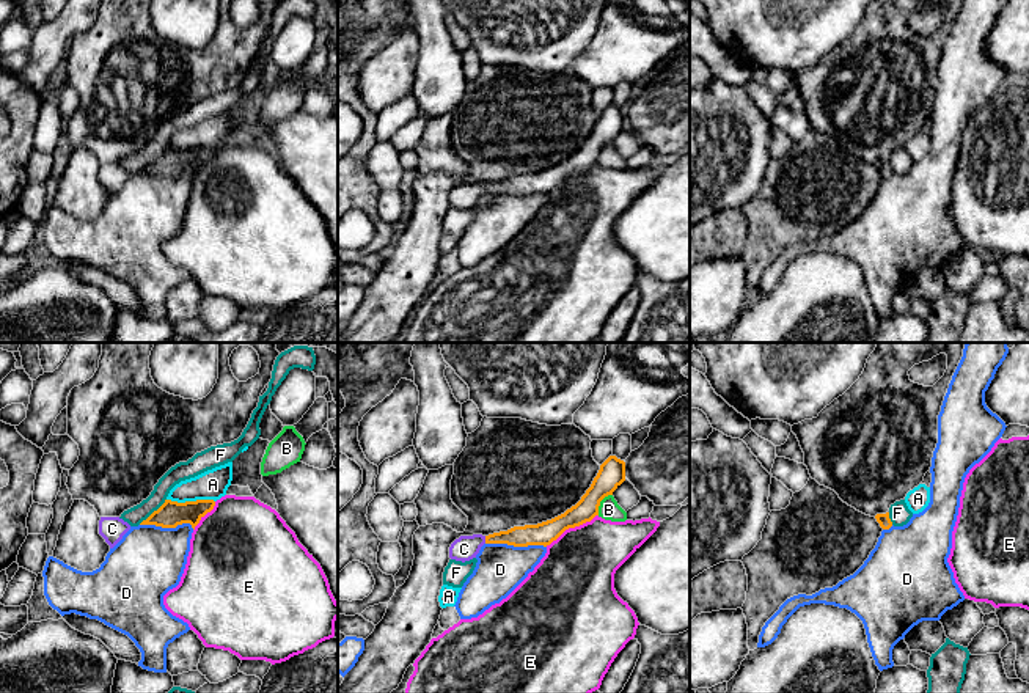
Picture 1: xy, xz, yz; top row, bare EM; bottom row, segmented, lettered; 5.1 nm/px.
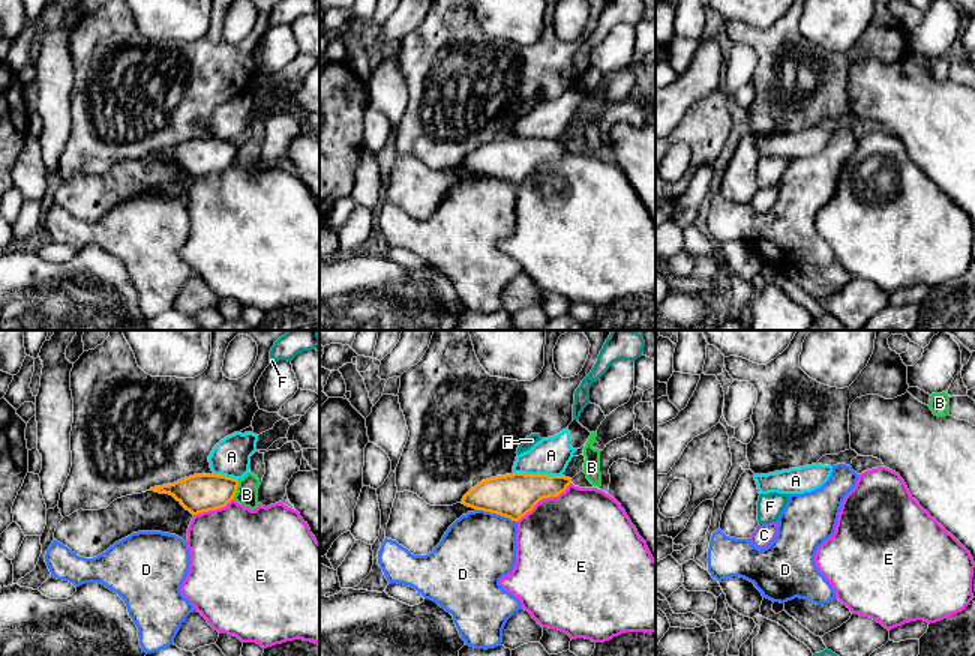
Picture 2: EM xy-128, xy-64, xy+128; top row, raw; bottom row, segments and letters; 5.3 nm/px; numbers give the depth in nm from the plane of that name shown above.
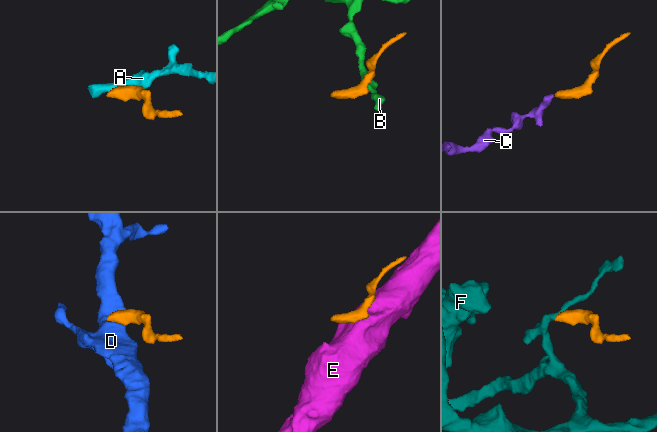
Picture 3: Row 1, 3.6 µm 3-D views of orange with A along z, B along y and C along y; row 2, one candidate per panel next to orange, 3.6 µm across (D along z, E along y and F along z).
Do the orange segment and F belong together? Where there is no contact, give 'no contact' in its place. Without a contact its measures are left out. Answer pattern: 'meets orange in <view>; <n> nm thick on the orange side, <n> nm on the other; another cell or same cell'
meets orange in xy; 140 nm thick on the orange side, 90 nm on the other; another cell

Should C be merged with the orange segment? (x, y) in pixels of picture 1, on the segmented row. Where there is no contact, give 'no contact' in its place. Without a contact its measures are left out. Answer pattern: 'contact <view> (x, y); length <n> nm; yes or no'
contact xz (486, 539); length 40 nm; yes

